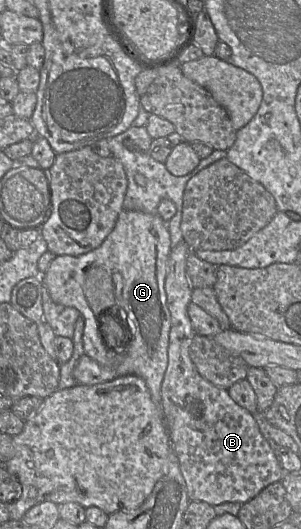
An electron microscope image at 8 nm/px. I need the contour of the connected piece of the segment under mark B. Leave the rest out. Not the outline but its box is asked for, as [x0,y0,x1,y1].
[160,241,285,506]

